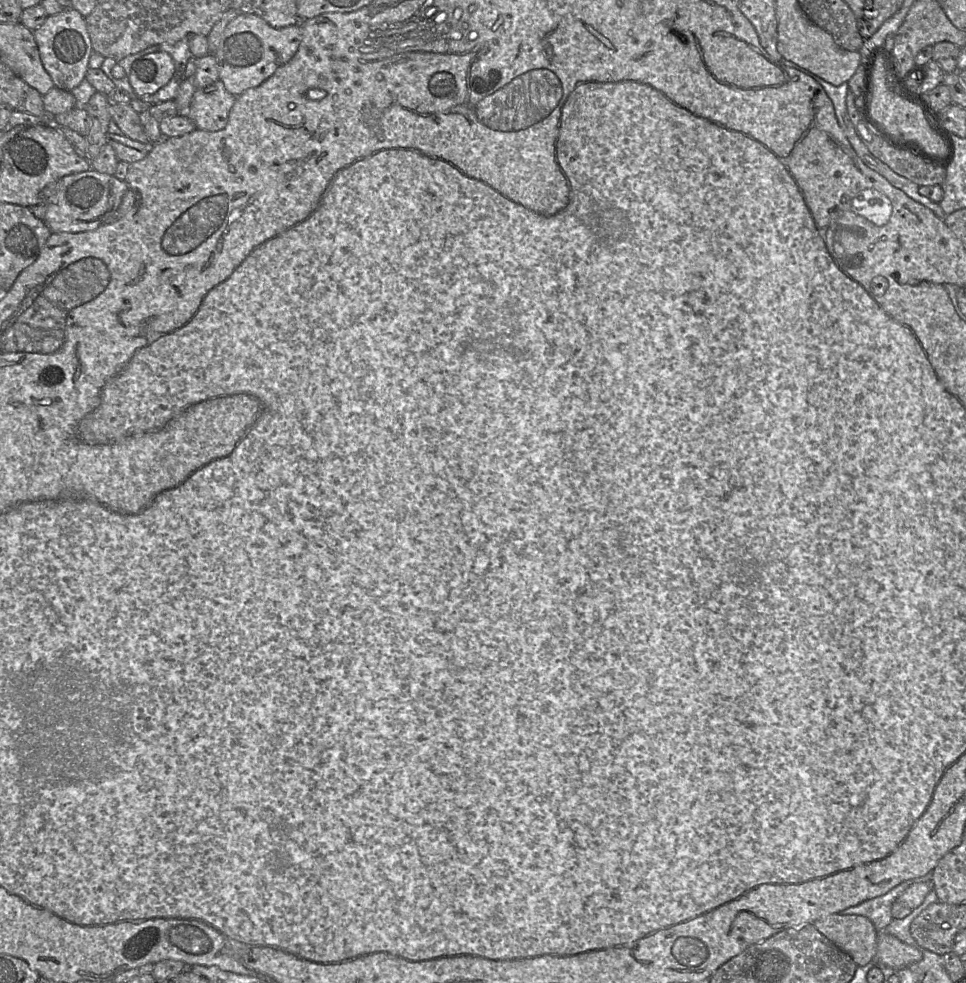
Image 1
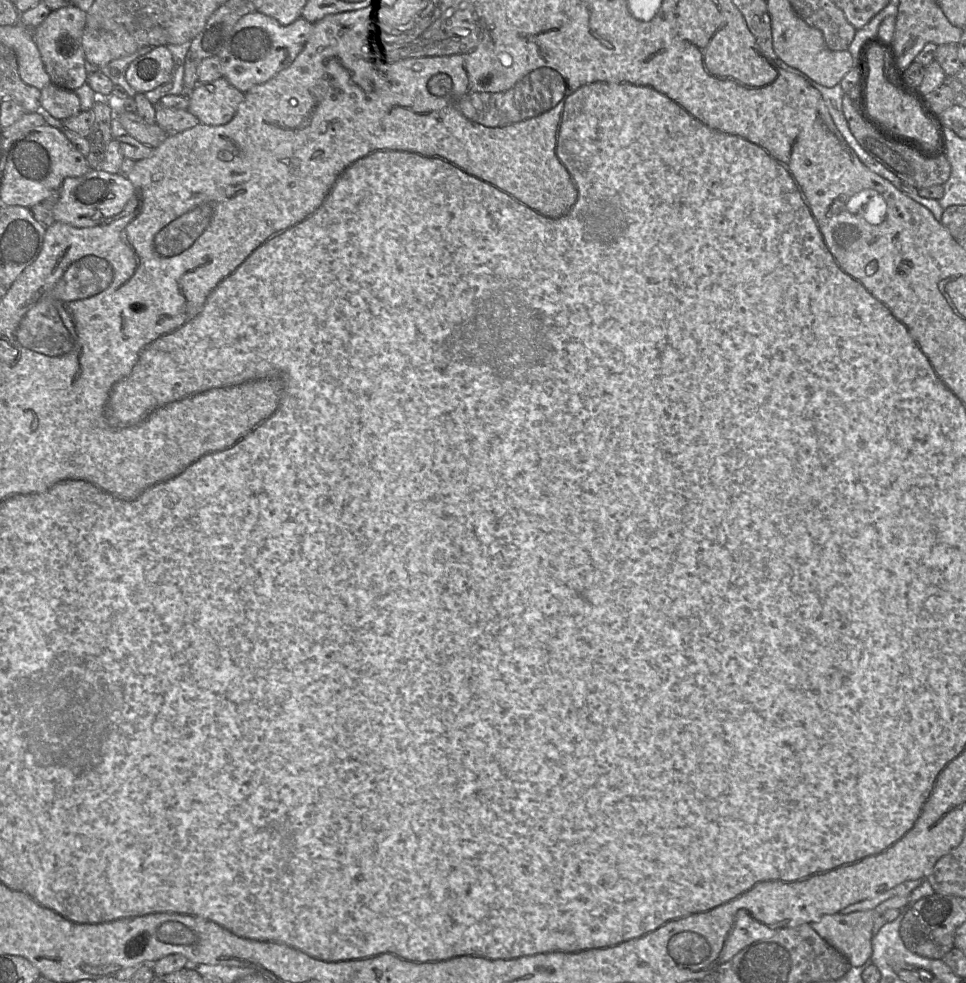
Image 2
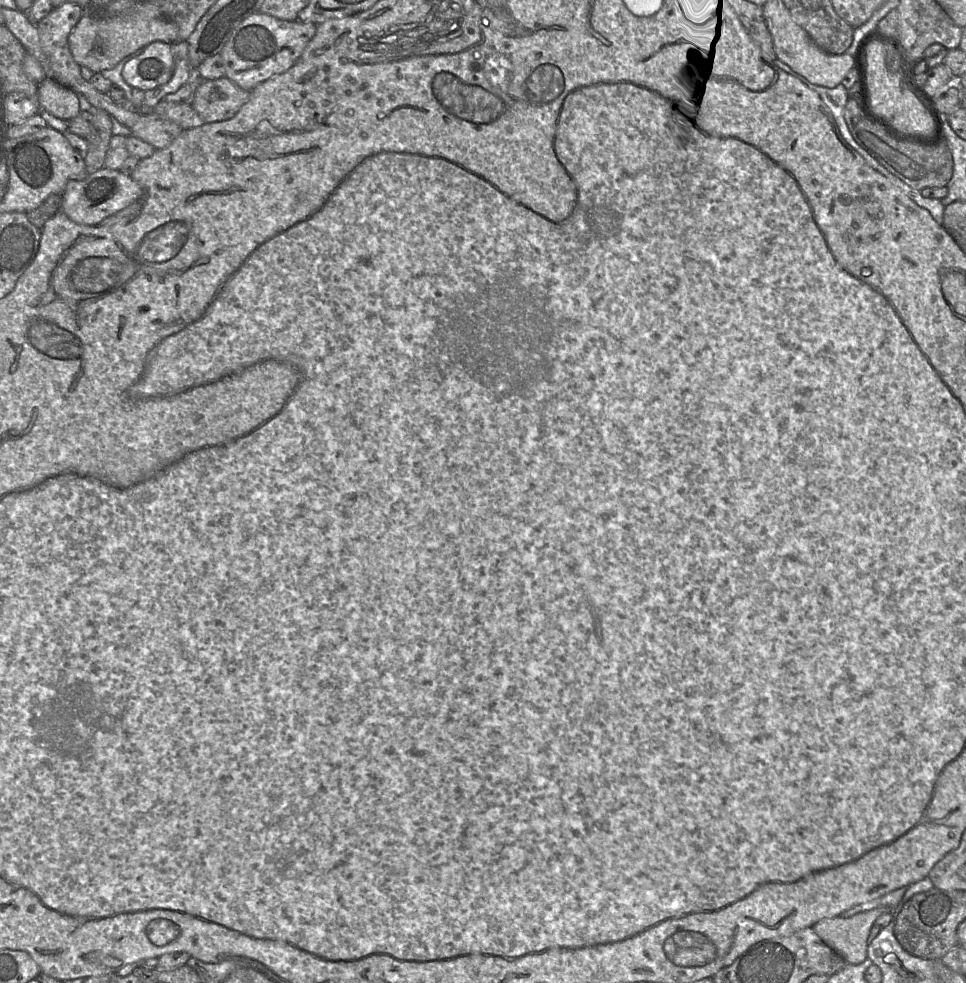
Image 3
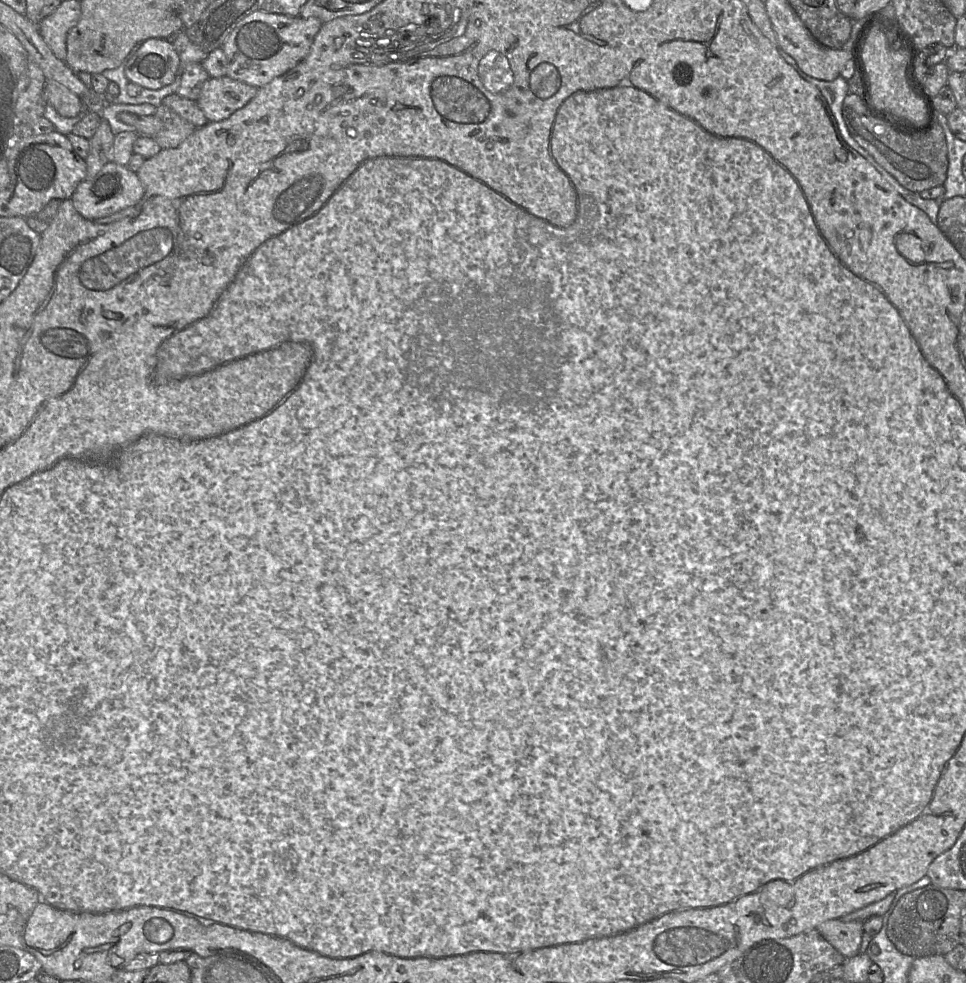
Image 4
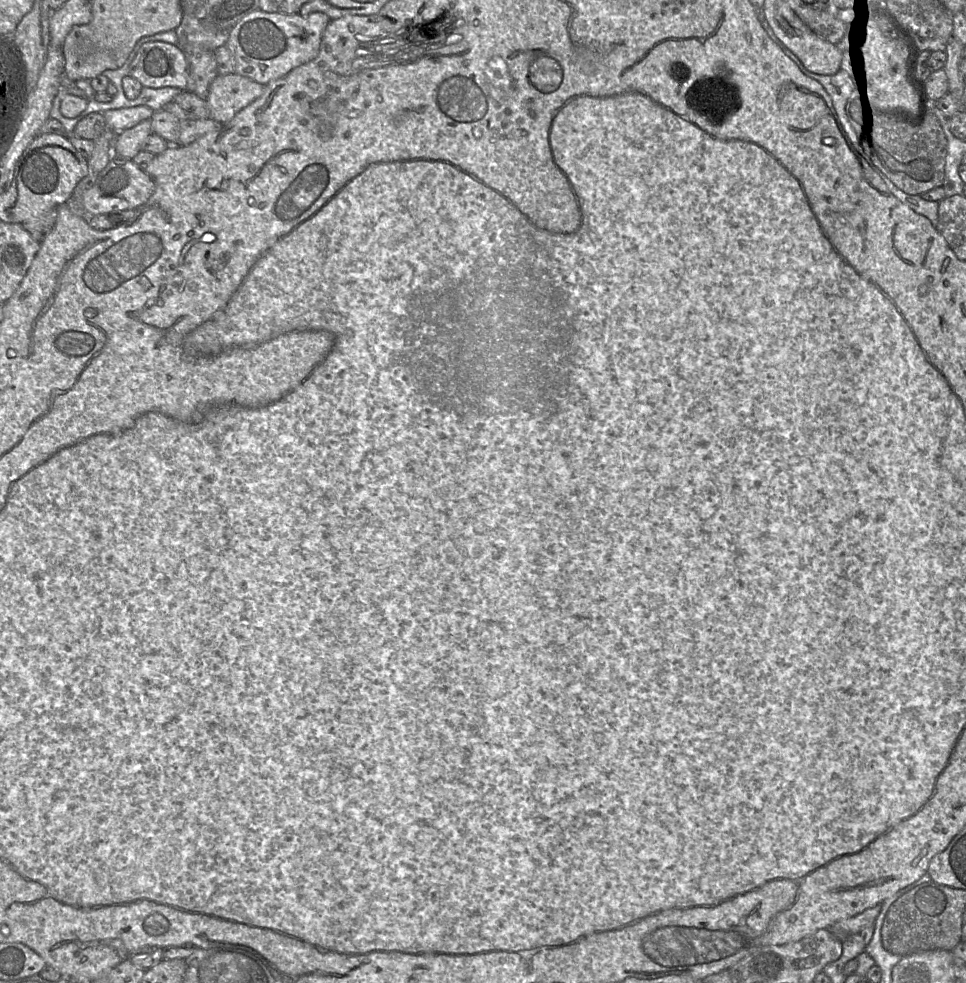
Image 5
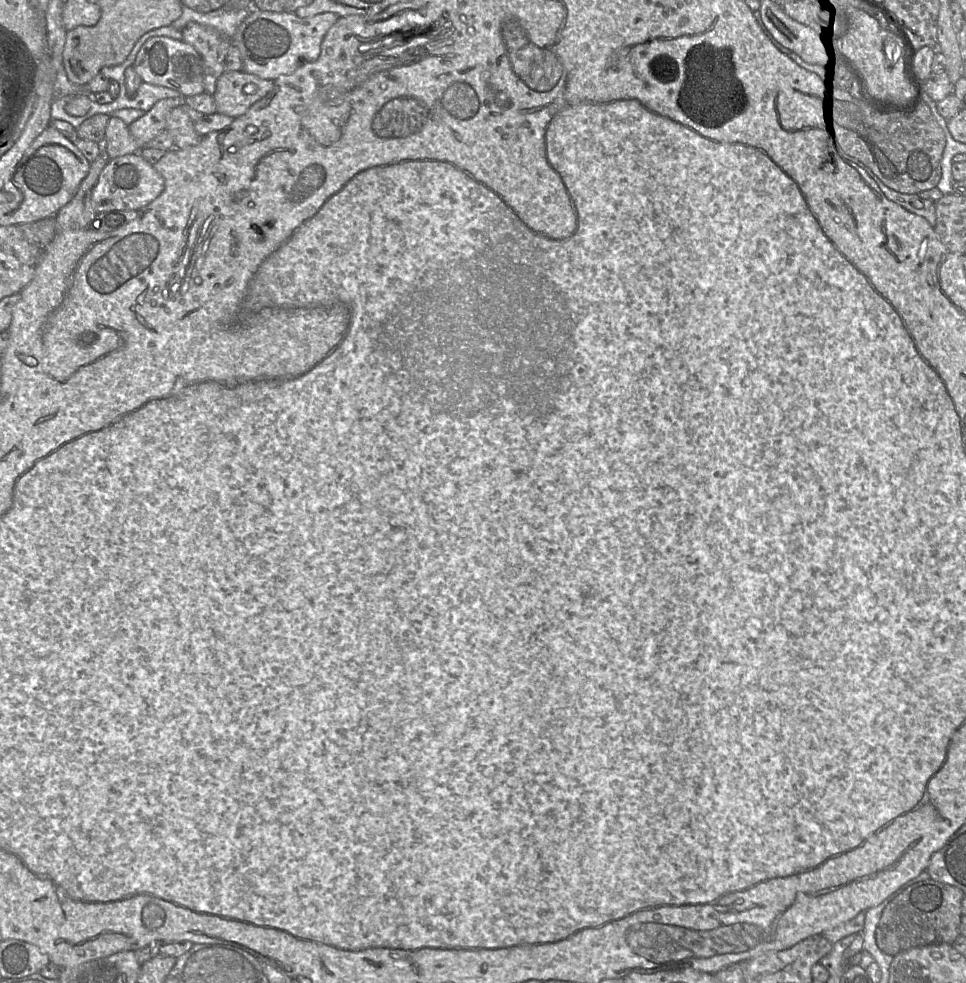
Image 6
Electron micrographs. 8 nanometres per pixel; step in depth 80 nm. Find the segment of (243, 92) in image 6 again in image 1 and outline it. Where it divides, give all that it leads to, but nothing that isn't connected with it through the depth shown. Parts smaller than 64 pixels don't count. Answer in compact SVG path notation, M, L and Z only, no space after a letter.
M218 79L213 84L196 89L187 112L179 114L186 114L195 123L197 129L218 131L227 125L235 100L236 96L228 92L223 82Z

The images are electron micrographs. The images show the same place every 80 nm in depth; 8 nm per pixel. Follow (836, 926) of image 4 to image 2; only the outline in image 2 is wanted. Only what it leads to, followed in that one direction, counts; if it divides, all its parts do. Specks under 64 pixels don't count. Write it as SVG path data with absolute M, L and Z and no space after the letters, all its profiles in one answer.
M897 896L882 902L871 910L825 915L819 921L810 923L810 925L827 943L842 953L853 967L860 967L872 956L872 930L877 917L883 915L889 909L903 908L908 903L909 896Z

